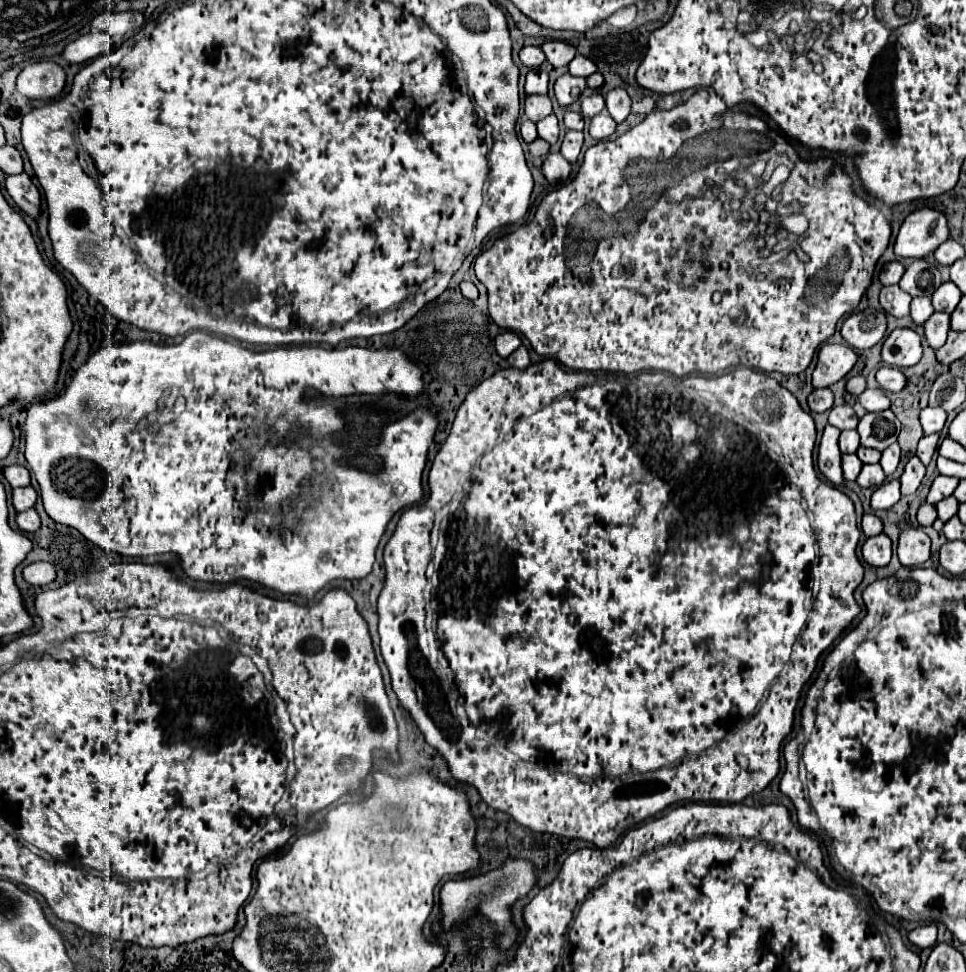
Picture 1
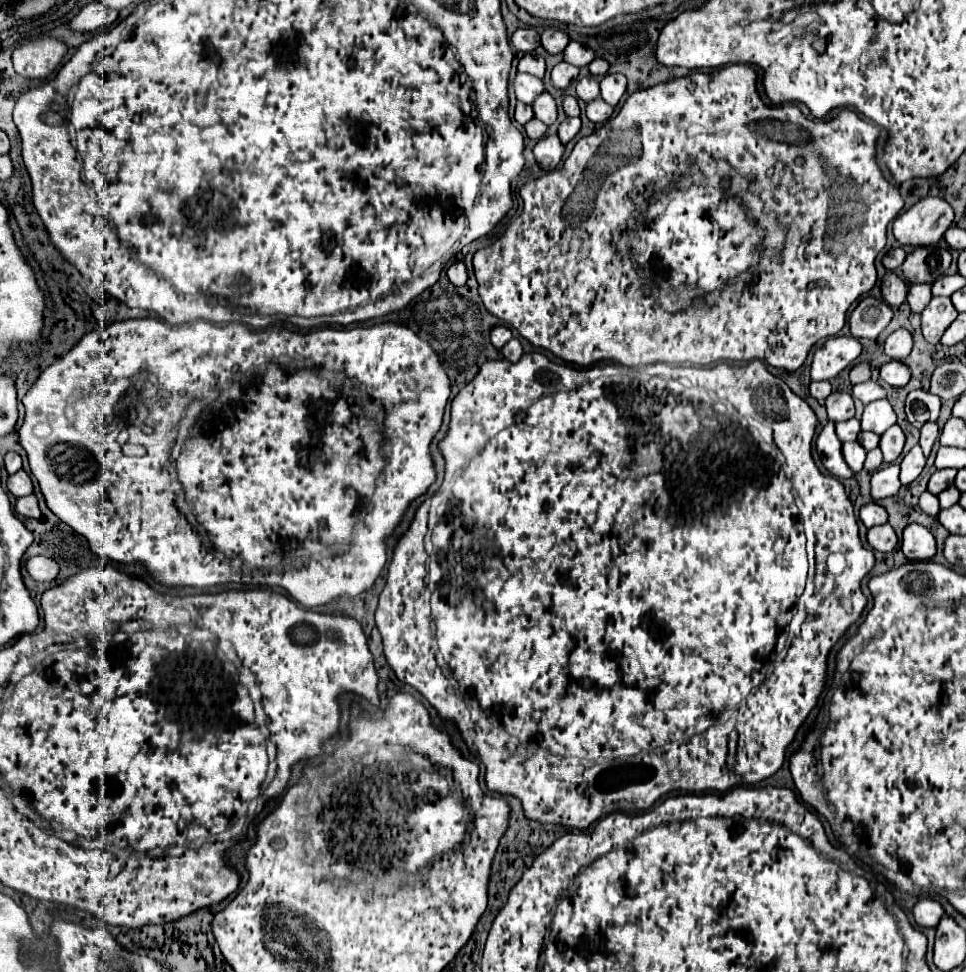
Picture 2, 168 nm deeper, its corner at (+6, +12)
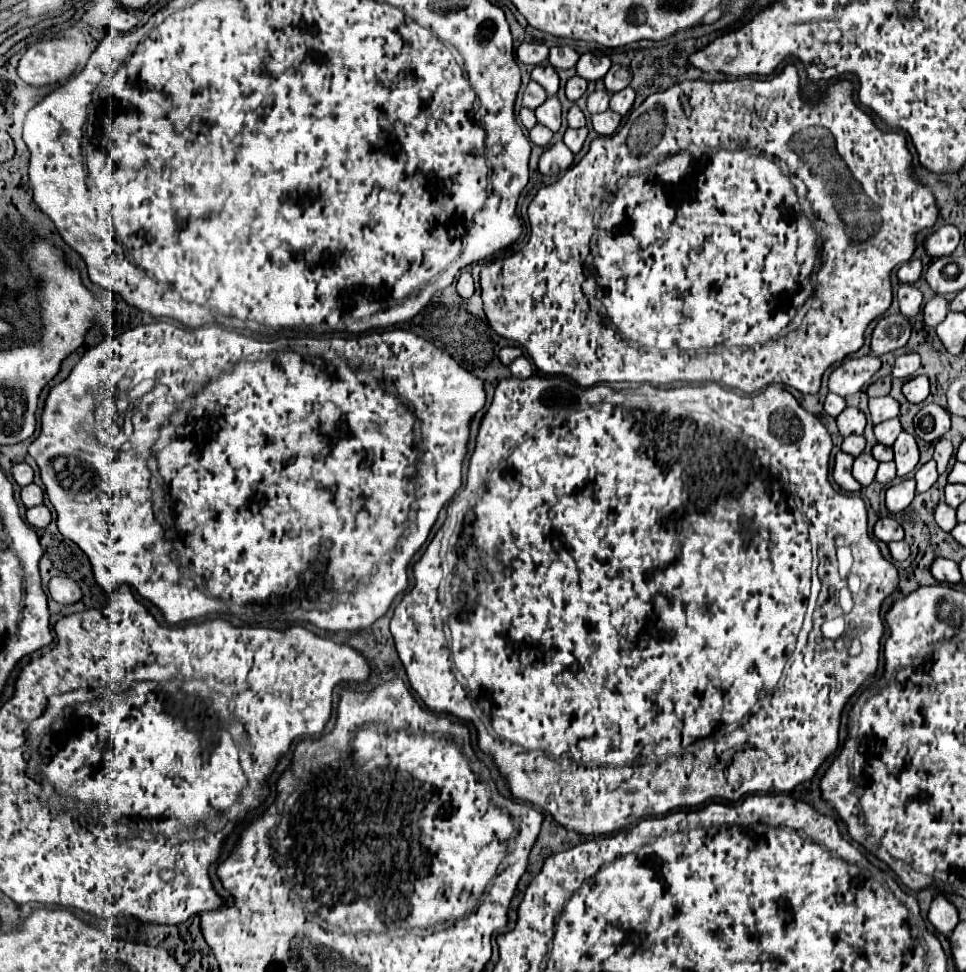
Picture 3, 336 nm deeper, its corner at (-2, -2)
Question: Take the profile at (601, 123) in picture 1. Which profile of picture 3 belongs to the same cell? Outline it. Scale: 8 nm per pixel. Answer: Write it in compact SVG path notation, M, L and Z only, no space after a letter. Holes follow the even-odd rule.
M605 111L591 115L591 123L599 135L613 135L621 123L621 117L615 111Z

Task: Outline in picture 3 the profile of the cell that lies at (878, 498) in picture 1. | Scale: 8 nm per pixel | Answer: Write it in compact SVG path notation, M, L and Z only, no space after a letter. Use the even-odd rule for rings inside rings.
M905 479L887 489L887 509L891 513L903 511L915 497L915 479Z

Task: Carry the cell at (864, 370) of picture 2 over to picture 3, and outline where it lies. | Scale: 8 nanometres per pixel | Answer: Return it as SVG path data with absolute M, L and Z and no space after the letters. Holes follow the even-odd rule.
M883 377L883 379L877 379L875 383L869 385L867 395L869 397L883 397L883 395L889 395L889 391L891 391L891 377Z

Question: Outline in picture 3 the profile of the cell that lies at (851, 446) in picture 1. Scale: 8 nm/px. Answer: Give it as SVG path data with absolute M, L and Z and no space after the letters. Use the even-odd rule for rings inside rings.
M849 435L849 437L843 439L841 449L843 449L845 453L857 457L857 455L861 455L863 449L865 449L865 437L863 437L863 435Z

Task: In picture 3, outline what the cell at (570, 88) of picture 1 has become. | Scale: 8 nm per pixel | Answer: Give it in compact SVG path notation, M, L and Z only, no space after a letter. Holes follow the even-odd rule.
M575 75L575 77L571 77L571 79L567 81L567 85L565 85L565 95L567 95L569 101L577 101L577 99L585 93L585 89L587 89L587 81L585 81L583 77Z

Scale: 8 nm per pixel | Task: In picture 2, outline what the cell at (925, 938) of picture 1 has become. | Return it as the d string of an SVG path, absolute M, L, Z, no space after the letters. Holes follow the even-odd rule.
M921 899L913 907L913 917L915 917L917 925L921 925L921 927L937 927L943 913L945 911L943 911L941 903L935 901L935 899Z

